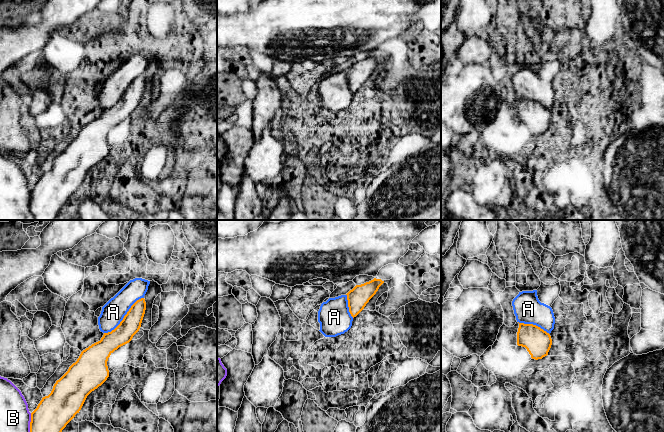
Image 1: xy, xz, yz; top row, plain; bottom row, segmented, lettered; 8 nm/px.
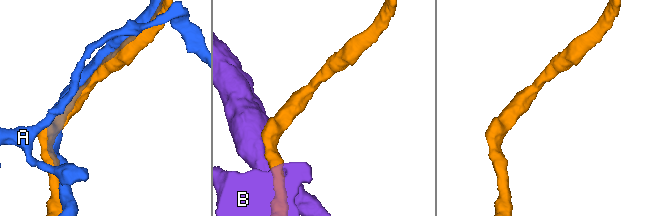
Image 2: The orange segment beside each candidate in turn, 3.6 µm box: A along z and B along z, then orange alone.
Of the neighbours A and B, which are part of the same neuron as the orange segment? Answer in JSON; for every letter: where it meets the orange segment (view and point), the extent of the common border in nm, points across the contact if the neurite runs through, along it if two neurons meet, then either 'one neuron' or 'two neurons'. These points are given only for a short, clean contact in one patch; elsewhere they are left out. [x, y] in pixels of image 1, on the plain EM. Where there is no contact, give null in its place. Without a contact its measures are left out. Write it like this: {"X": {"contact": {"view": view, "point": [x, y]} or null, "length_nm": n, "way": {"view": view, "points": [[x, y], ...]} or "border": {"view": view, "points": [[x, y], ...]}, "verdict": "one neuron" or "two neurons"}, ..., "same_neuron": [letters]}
{"A": {"contact": {"view": "xy", "point": [124, 92]}, "length_nm": 440, "verdict": "one neuron"}, "B": {"contact": {"view": "xy", "point": [30, 204]}, "length_nm": 260, "verdict": "two neurons"}, "same_neuron": ["A"]}

